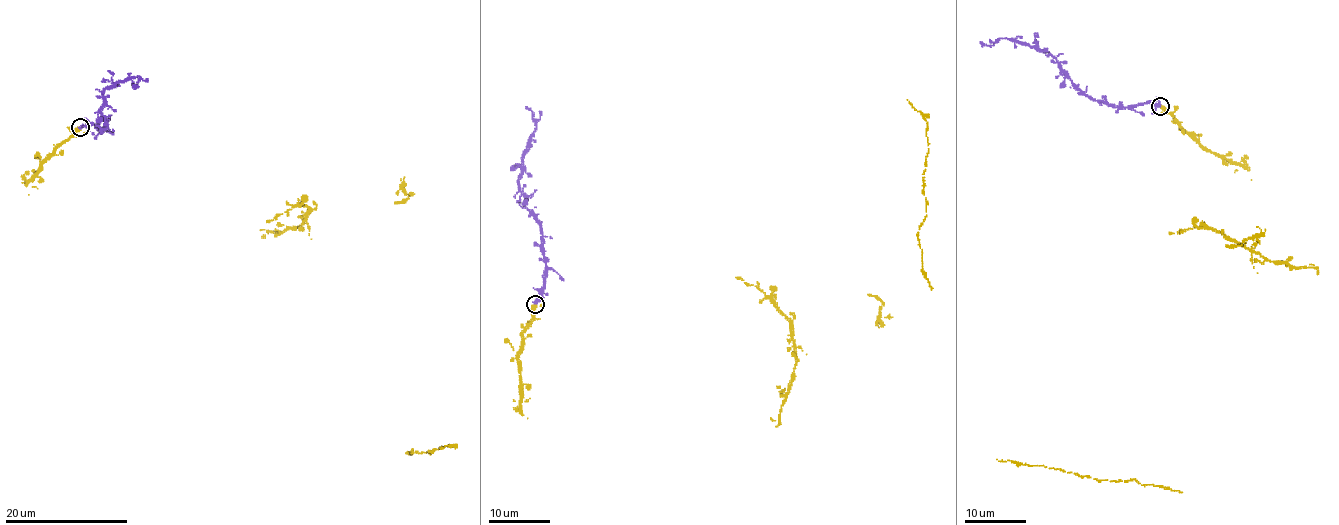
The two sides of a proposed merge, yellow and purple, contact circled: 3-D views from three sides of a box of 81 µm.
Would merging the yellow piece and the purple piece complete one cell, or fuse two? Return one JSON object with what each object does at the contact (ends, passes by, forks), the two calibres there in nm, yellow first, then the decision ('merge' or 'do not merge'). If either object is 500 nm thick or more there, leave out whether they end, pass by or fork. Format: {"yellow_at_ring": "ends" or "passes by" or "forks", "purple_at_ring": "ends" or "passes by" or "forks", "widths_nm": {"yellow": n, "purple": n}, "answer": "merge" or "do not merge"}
{"yellow_at_ring": "passes by", "purple_at_ring": "ends", "widths_nm": {"yellow": 320, "purple": 440}, "answer": "merge"}

